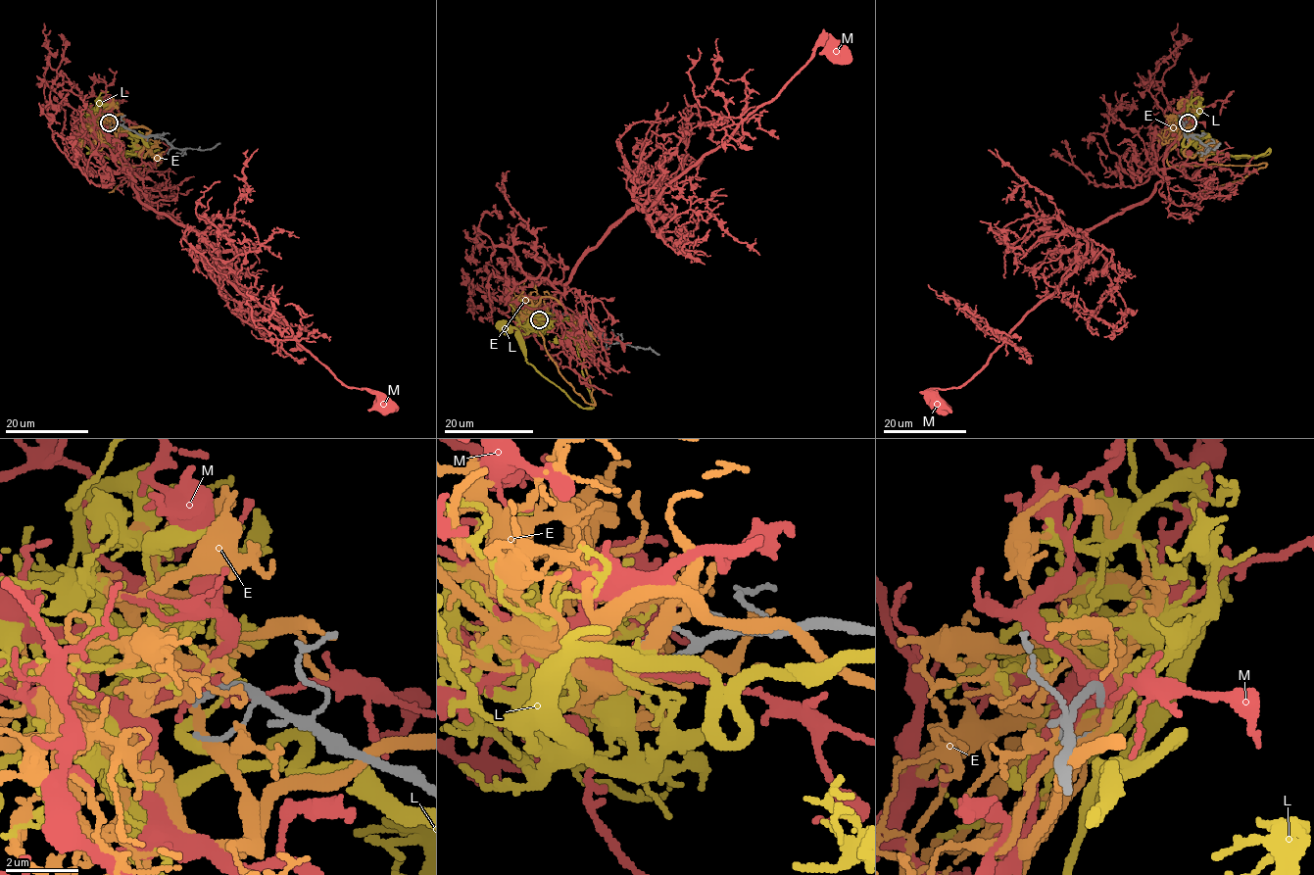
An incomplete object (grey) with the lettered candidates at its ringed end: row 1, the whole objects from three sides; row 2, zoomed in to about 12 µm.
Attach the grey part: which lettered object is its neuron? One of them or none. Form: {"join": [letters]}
{"join": []}

